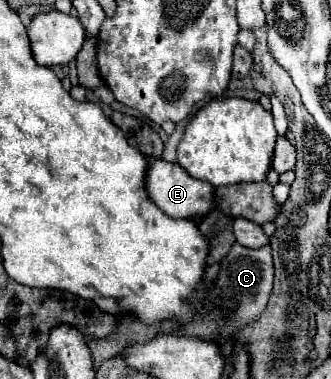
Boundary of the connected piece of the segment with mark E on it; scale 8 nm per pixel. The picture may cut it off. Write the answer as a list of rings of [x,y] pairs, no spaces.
[[[152,159],[148,175],[146,175],[146,189],[150,199],[170,217],[182,219],[202,219],[214,209],[214,187],[206,181],[192,179],[178,163],[168,163],[164,159]]]

